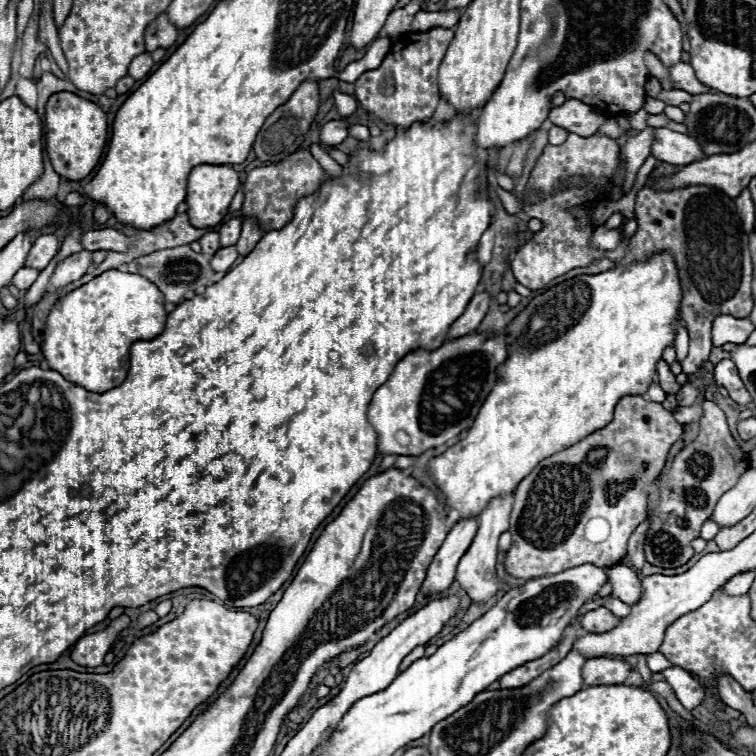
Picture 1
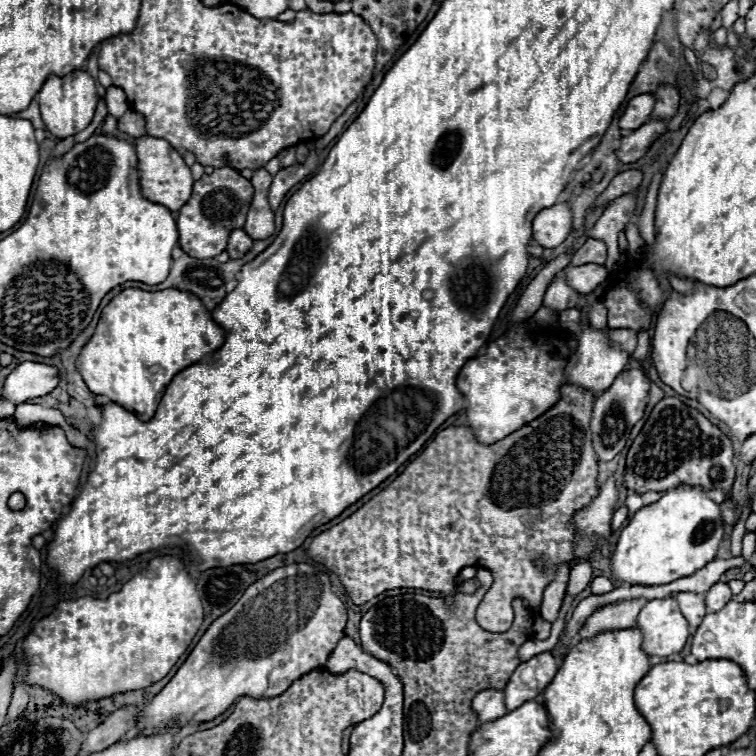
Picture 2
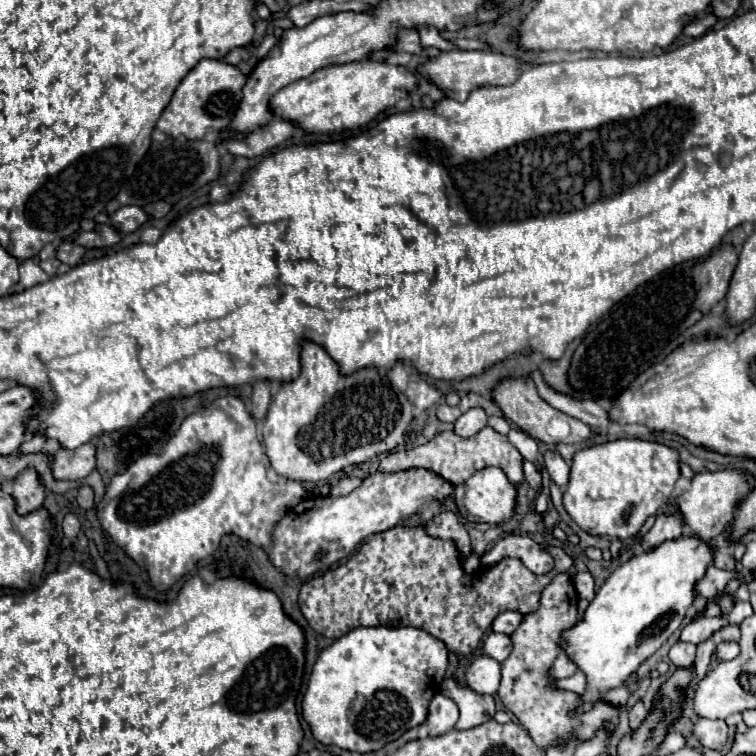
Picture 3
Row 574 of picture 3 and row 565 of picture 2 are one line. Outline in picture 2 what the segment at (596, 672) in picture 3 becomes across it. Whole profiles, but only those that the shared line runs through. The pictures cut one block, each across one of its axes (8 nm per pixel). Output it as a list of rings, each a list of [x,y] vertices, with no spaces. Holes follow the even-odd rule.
[[[678,486],[678,488],[666,490],[666,494],[658,502],[652,502],[652,504],[640,508],[630,518],[628,526],[622,528],[616,548],[610,556],[612,580],[624,582],[630,586],[670,584],[672,580],[690,576],[692,572],[696,572],[696,568],[702,568],[704,564],[708,564],[708,560],[714,560],[722,538],[724,538],[724,522],[720,522],[720,508],[702,492],[702,488]]]

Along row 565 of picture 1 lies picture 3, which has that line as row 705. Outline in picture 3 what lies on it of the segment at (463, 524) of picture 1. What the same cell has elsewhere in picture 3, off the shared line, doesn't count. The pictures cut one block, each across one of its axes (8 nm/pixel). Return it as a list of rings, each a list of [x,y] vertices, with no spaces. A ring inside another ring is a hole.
[[[436,694],[430,702],[430,714],[428,714],[428,726],[430,736],[440,736],[456,726],[460,712],[456,708],[456,702],[444,694]]]

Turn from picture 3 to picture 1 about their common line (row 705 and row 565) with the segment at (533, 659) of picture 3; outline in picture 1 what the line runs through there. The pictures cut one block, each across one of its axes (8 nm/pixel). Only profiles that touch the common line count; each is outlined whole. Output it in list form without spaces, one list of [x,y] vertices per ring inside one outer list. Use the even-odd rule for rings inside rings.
[[[624,396],[618,400],[616,404],[616,412],[614,412],[614,418],[608,426],[596,430],[594,434],[586,436],[584,440],[580,440],[578,444],[550,456],[550,458],[544,458],[520,484],[518,488],[514,490],[514,508],[512,508],[512,514],[510,514],[510,534],[512,534],[512,546],[510,550],[506,552],[506,558],[504,558],[504,568],[510,576],[514,578],[524,578],[524,580],[530,580],[530,578],[536,578],[536,576],[546,576],[546,574],[560,574],[568,568],[574,568],[574,566],[582,566],[582,564],[594,564],[598,568],[610,568],[614,566],[616,562],[620,562],[624,556],[626,556],[626,548],[628,548],[628,538],[632,536],[632,532],[638,528],[638,524],[642,524],[646,520],[646,496],[650,492],[650,484],[658,478],[660,470],[664,468],[664,462],[666,462],[666,456],[668,456],[668,450],[670,446],[684,434],[684,428],[682,424],[678,424],[672,416],[672,412],[664,410],[662,404],[658,402],[648,402],[644,400],[642,396]]]

